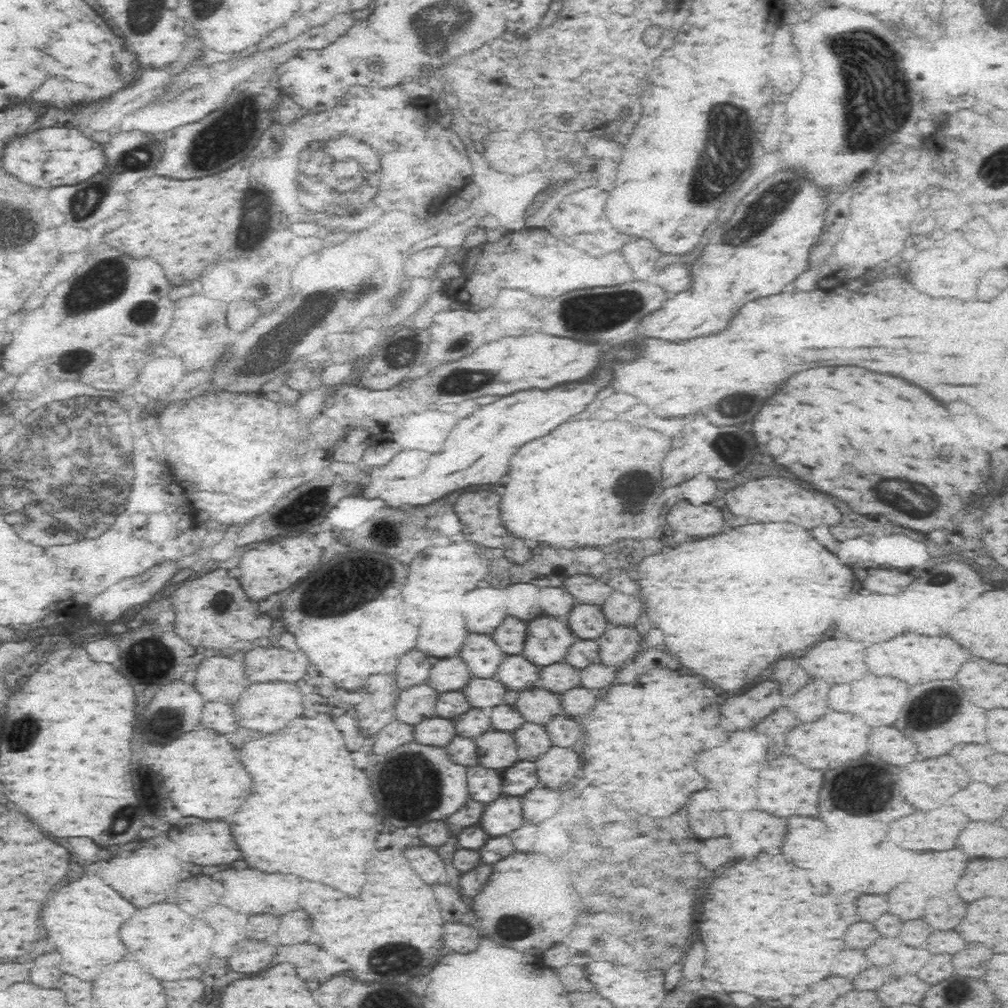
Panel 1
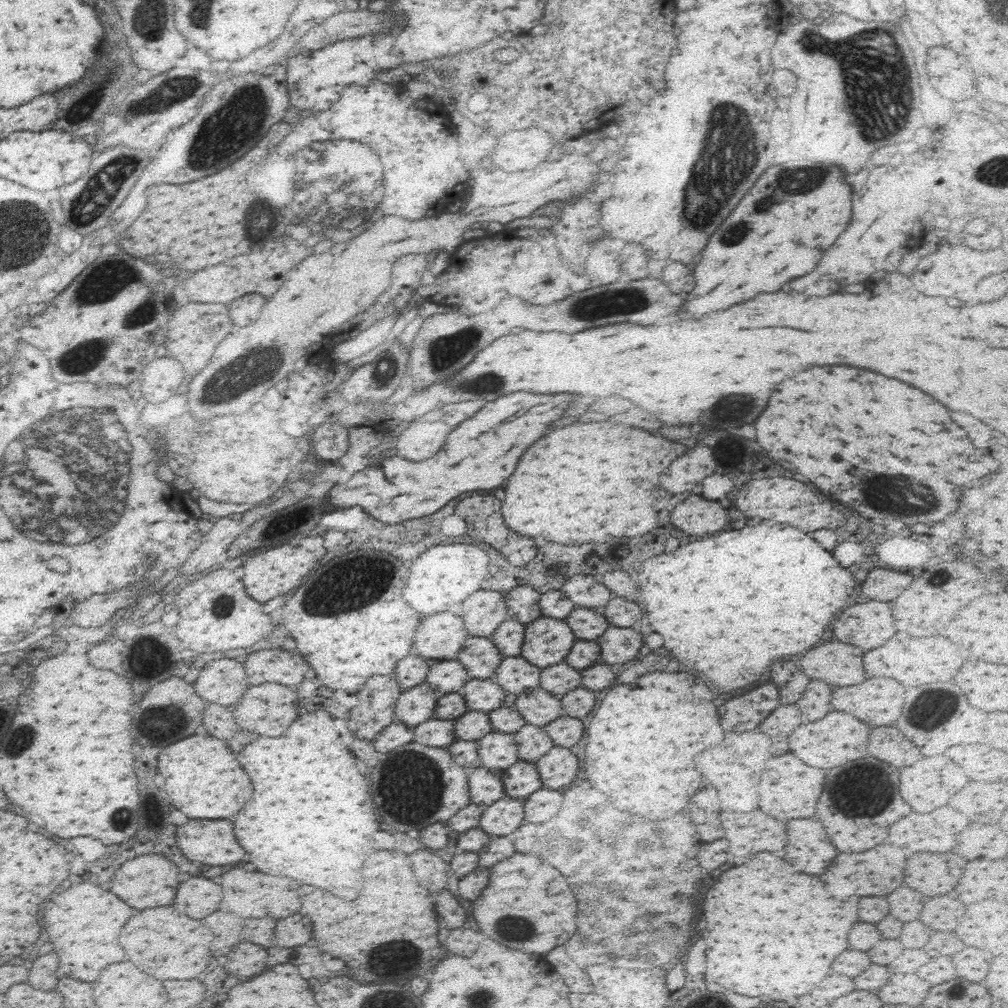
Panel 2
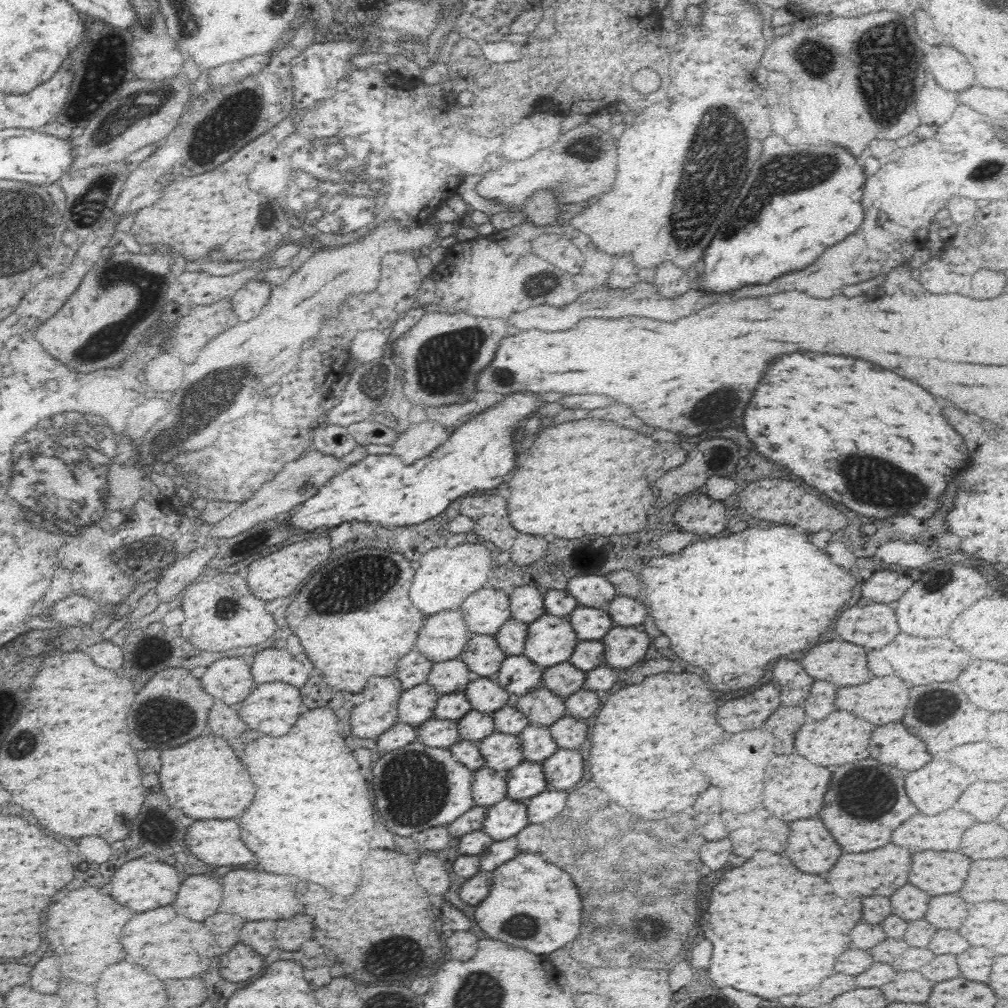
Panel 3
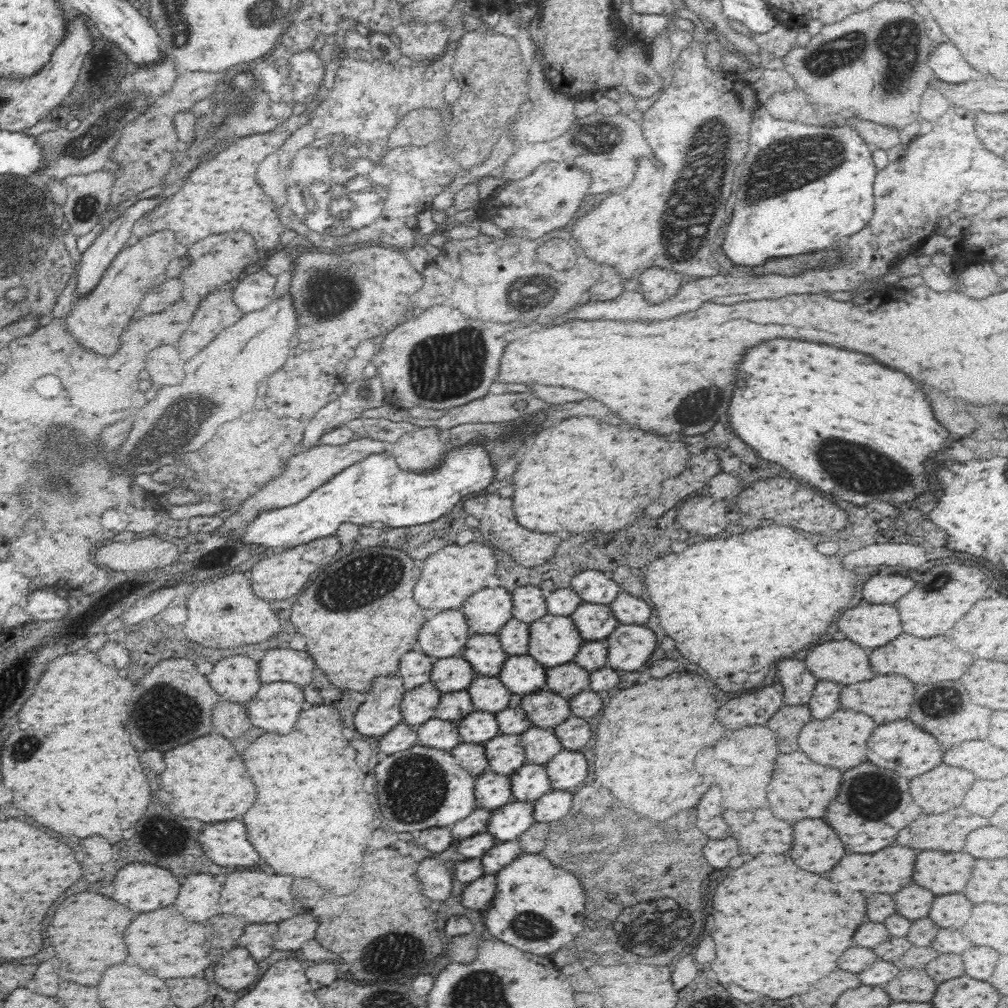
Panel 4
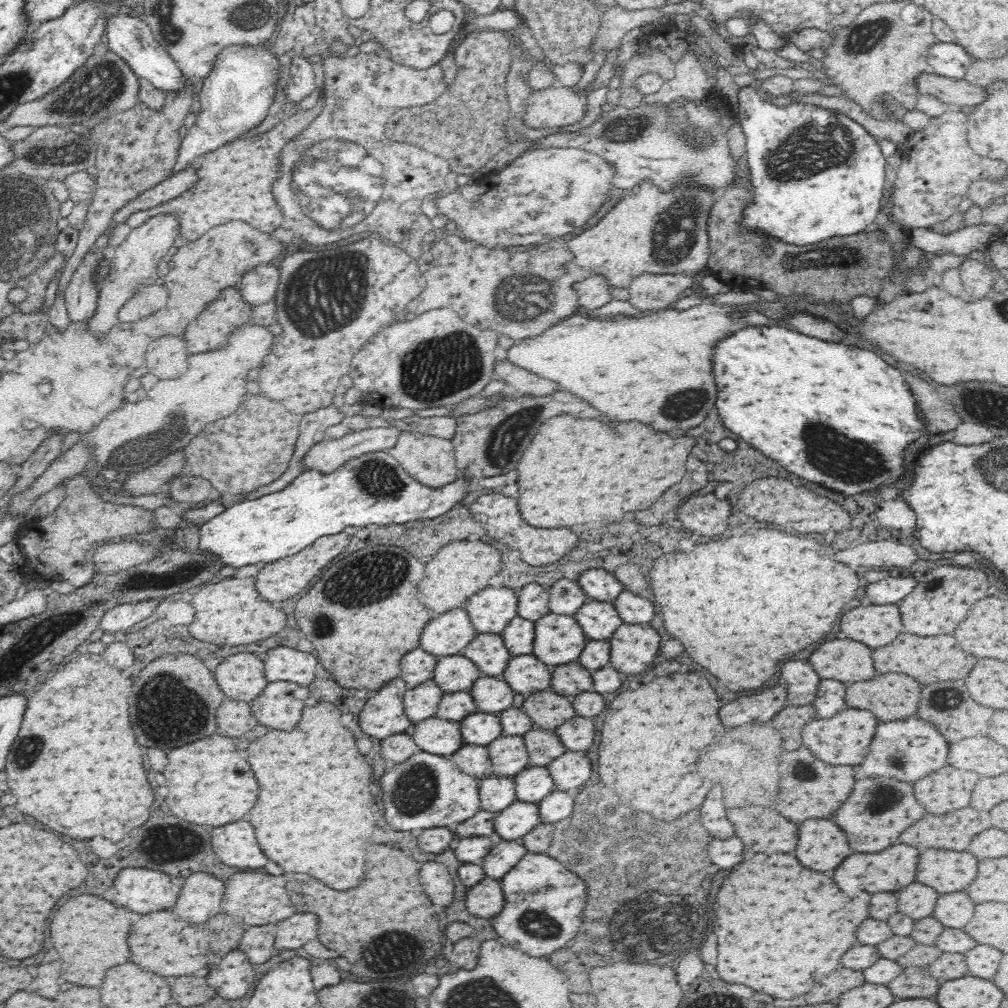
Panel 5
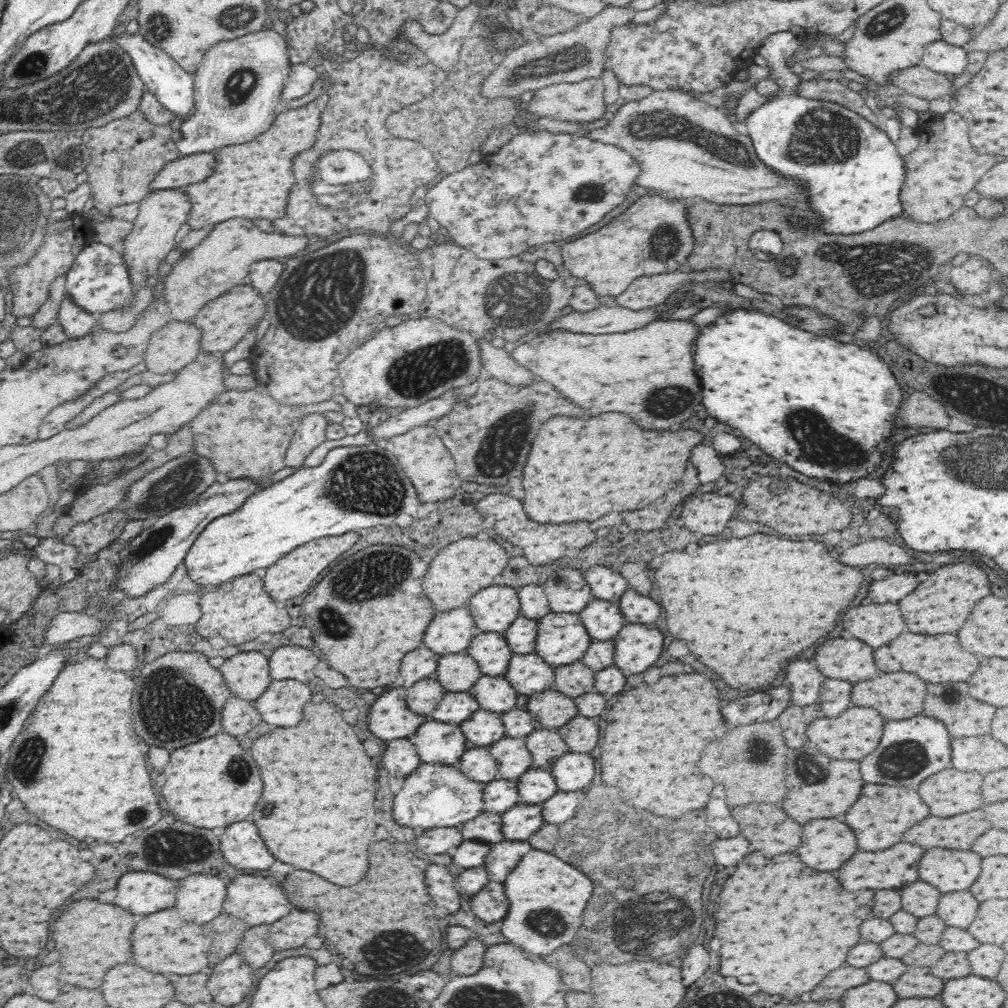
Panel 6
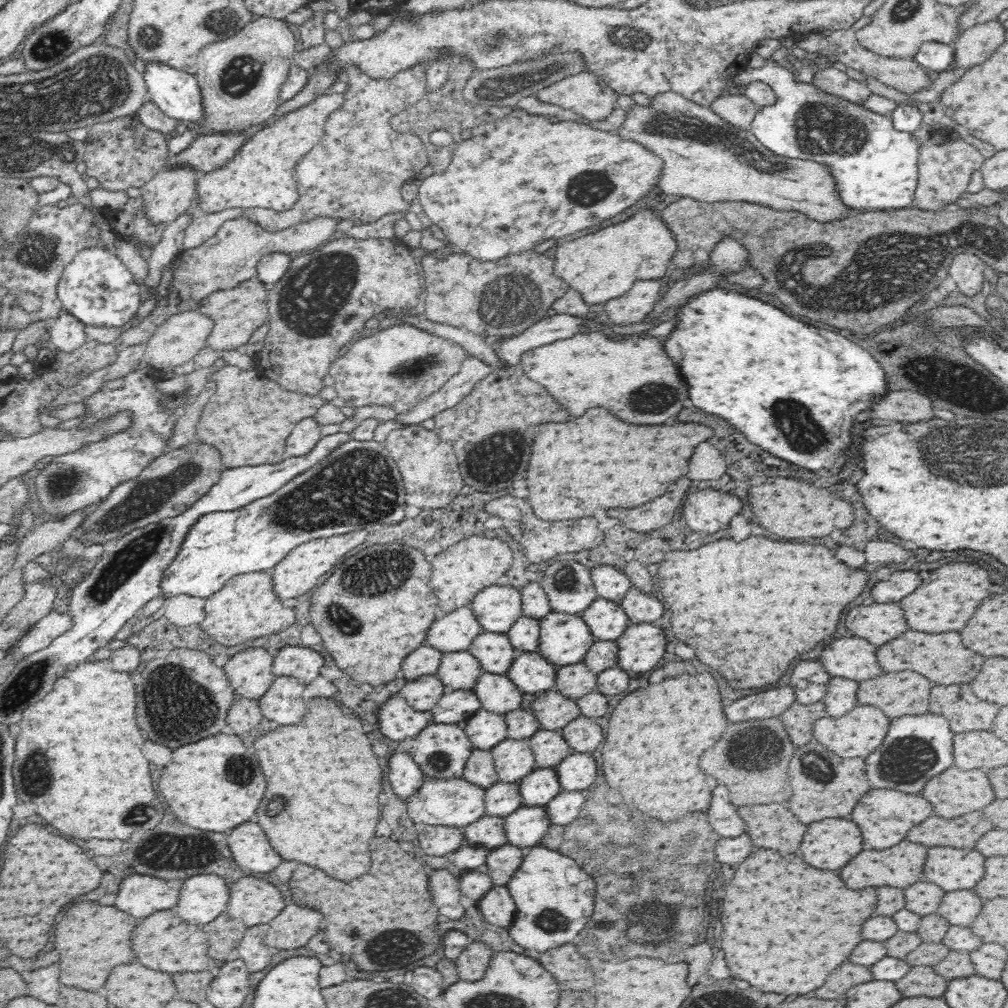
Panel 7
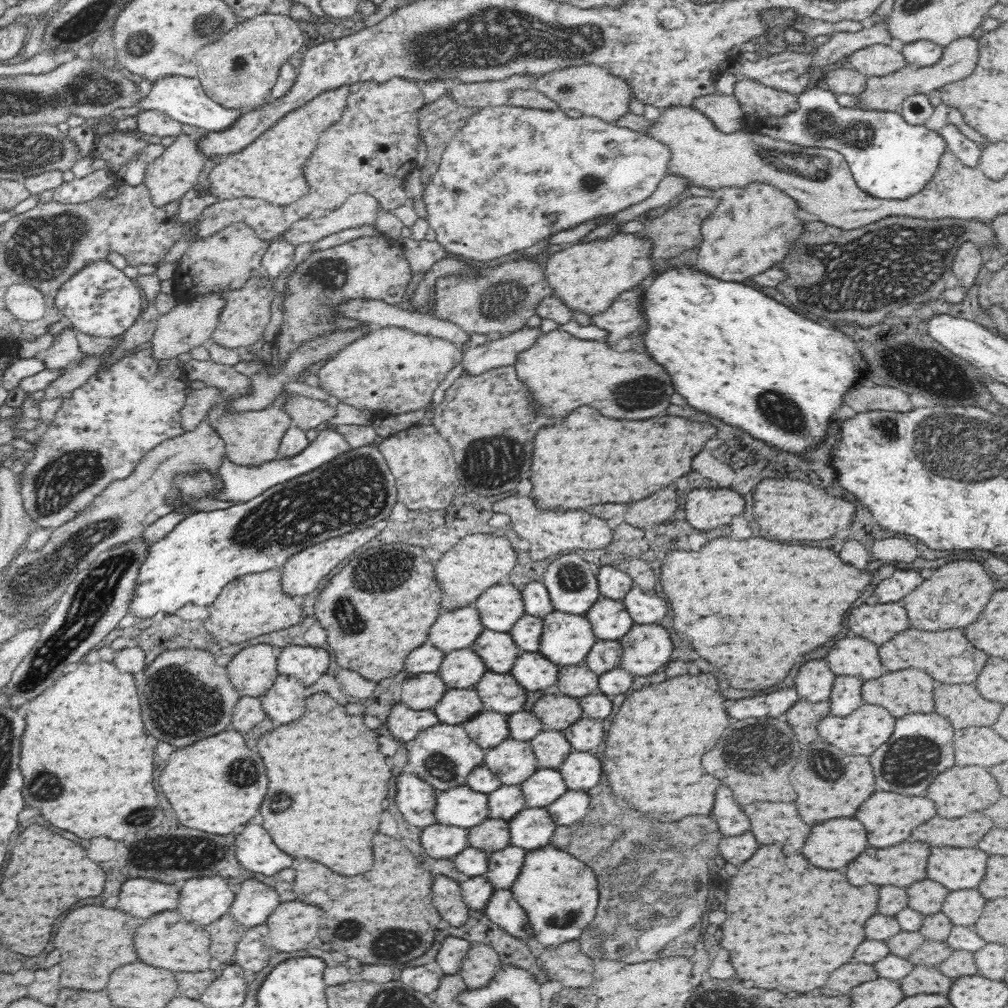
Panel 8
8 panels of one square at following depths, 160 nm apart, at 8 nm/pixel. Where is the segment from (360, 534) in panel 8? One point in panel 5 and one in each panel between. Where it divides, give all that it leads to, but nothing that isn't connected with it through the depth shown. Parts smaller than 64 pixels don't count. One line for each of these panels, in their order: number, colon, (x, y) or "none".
5: (277, 581)
6: (295, 573)
7: (304, 566)

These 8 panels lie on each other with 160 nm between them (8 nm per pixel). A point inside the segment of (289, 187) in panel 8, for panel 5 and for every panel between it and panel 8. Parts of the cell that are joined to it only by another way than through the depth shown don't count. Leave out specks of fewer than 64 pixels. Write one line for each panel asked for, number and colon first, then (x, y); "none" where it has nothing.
5: (234, 181)
6: (252, 180)
7: (261, 175)

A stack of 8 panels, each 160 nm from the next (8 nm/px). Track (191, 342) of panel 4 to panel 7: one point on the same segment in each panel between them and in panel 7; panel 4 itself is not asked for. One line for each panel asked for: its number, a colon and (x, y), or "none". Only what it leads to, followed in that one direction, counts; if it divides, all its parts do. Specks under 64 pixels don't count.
5: (227, 311)
6: (223, 323)
7: (235, 313)

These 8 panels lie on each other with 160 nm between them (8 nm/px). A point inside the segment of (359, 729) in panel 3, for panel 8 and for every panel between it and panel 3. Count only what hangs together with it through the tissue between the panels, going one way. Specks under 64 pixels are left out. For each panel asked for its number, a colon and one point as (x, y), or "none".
4: (380, 712)
5: (383, 715)
6: (390, 718)
7: (398, 720)
8: (407, 723)

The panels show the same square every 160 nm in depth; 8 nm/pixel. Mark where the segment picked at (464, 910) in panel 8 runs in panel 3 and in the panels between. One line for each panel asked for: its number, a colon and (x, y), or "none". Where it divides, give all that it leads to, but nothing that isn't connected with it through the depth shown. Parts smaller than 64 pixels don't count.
3: (431, 873)
4: (436, 881)
5: (435, 878)
6: (440, 884)
7: (444, 887)

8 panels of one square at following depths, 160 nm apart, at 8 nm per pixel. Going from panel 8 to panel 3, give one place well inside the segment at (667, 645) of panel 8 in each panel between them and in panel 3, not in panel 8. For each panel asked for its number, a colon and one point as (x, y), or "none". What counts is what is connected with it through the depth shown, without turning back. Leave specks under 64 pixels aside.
3: (624, 646)
4: (629, 647)
5: (633, 646)
6: (637, 647)
7: (641, 646)

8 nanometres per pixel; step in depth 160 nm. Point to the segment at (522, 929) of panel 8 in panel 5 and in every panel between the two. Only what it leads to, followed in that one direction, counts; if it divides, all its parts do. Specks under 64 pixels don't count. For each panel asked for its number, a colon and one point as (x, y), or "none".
5: (485, 900)
6: (489, 904)
7: (496, 906)

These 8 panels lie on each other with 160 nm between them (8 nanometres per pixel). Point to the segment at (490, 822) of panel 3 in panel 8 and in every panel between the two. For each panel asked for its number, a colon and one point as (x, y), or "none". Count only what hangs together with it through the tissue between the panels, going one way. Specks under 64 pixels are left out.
4: (514, 818)
5: (519, 818)
6: (521, 821)
7: (526, 825)
8: (532, 828)

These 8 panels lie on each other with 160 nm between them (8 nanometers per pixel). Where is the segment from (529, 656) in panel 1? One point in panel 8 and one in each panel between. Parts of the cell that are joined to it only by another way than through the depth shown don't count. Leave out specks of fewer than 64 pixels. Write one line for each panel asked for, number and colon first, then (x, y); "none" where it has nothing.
2: (544, 637)
3: (551, 640)
4: (554, 640)
5: (559, 639)
6: (562, 638)
7: (565, 638)
8: (567, 638)

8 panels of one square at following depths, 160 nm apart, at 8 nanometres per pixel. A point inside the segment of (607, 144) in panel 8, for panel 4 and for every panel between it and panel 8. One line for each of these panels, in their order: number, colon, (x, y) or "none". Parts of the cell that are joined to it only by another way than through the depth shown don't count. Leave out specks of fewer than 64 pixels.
4: (546, 201)
5: (546, 193)
6: (541, 187)
7: (520, 180)

